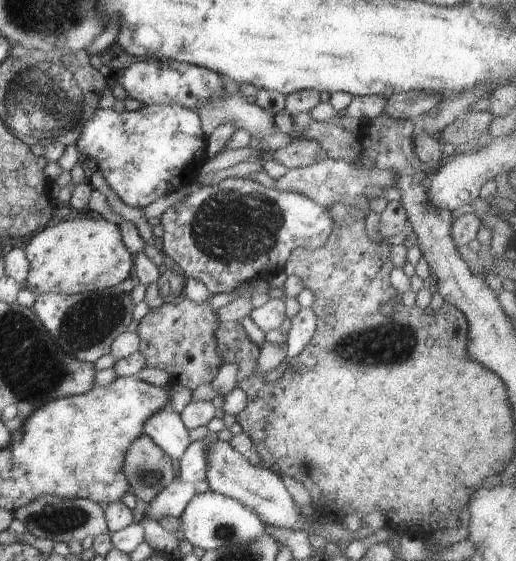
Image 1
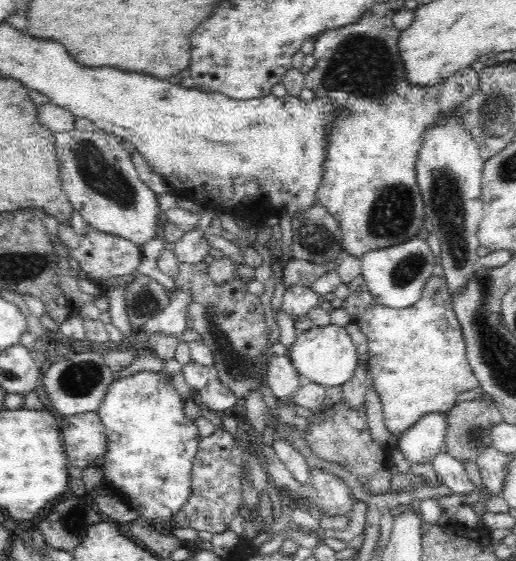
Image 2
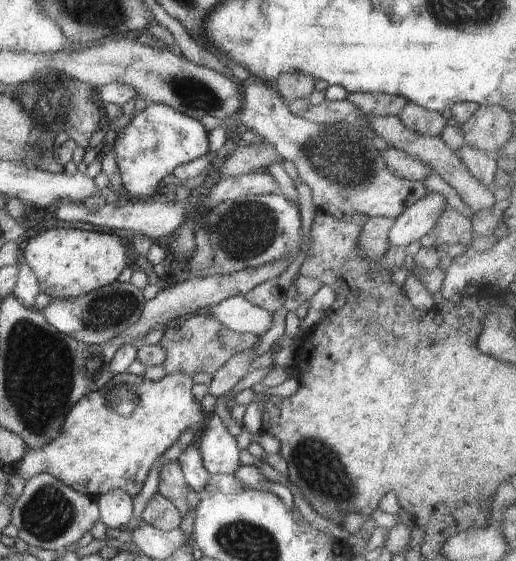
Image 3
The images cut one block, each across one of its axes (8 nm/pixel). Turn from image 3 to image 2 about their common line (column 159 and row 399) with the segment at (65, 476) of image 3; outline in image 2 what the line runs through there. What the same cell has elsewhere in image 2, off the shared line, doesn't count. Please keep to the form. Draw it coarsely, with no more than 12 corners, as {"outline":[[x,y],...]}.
{"outline":[[444,274],[410,308],[362,276],[341,307],[367,336],[385,425],[401,437],[478,390]]}

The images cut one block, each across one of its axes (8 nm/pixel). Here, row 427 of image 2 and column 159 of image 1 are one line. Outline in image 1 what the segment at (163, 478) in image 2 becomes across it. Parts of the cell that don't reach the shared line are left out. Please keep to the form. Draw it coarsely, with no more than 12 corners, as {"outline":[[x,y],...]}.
{"outline":[[178,104],[98,108],[76,149],[145,208],[207,161]]}

